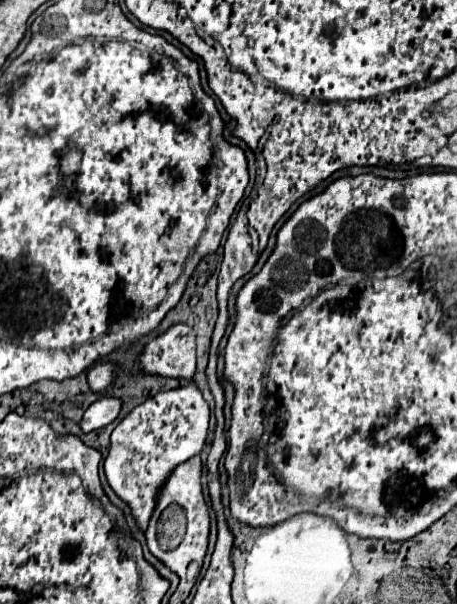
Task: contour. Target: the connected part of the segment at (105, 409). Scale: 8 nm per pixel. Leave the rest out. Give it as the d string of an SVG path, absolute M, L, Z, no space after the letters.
M101 397L97 399L95 403L89 405L89 409L85 411L79 427L83 433L91 433L95 429L101 429L105 425L109 425L117 415L119 415L119 409L121 409L121 399L115 399L115 397Z

